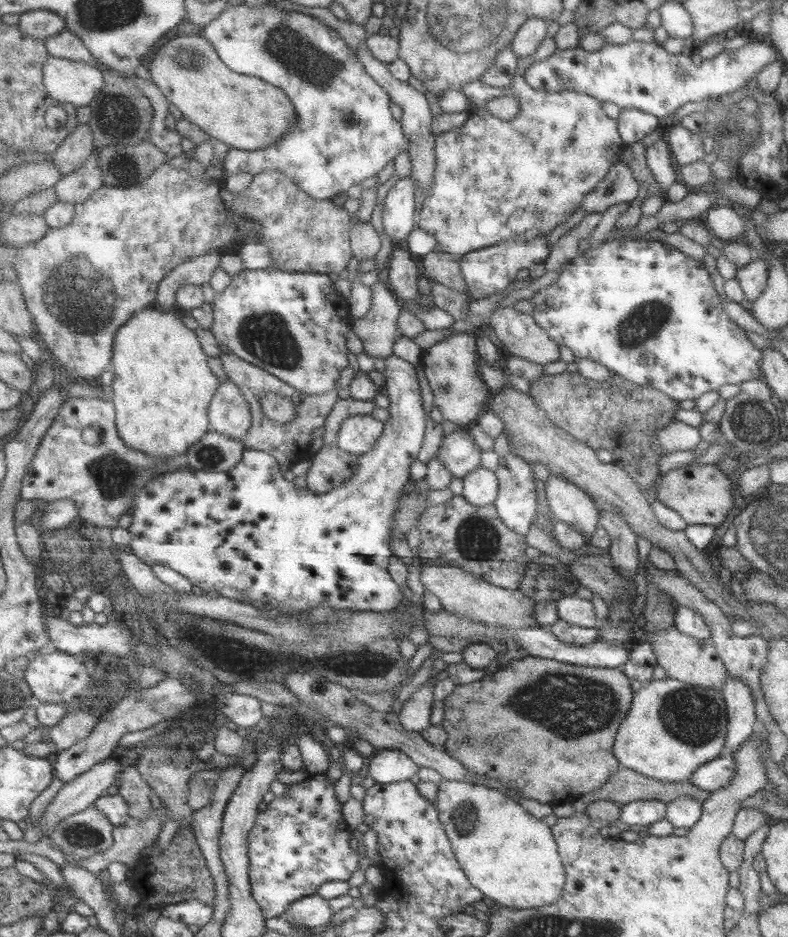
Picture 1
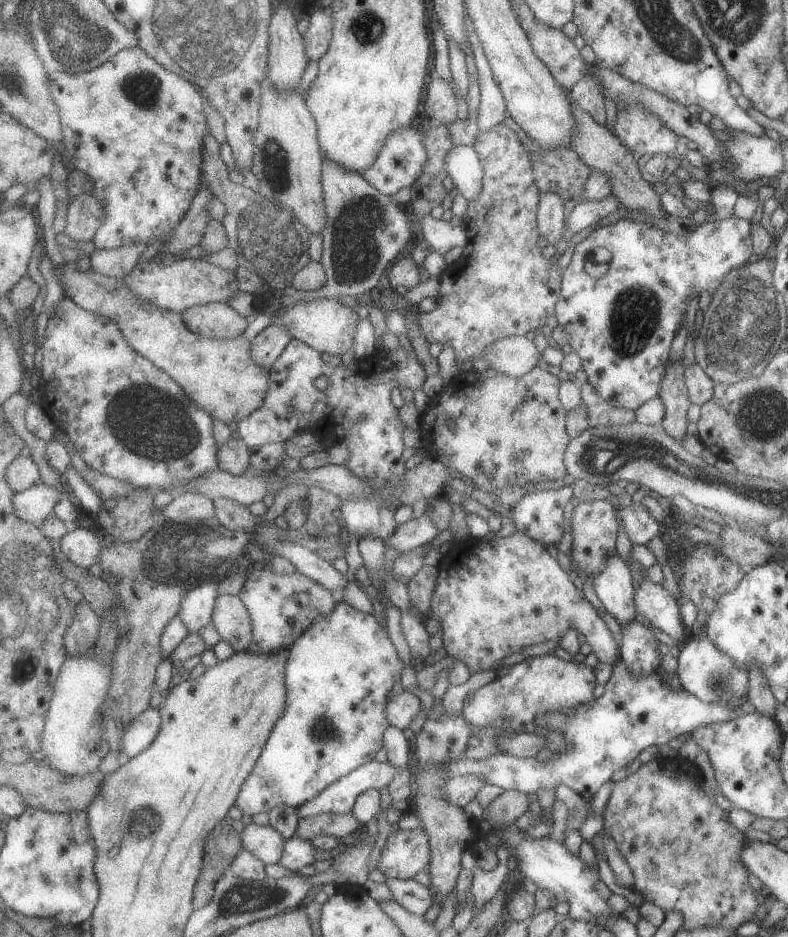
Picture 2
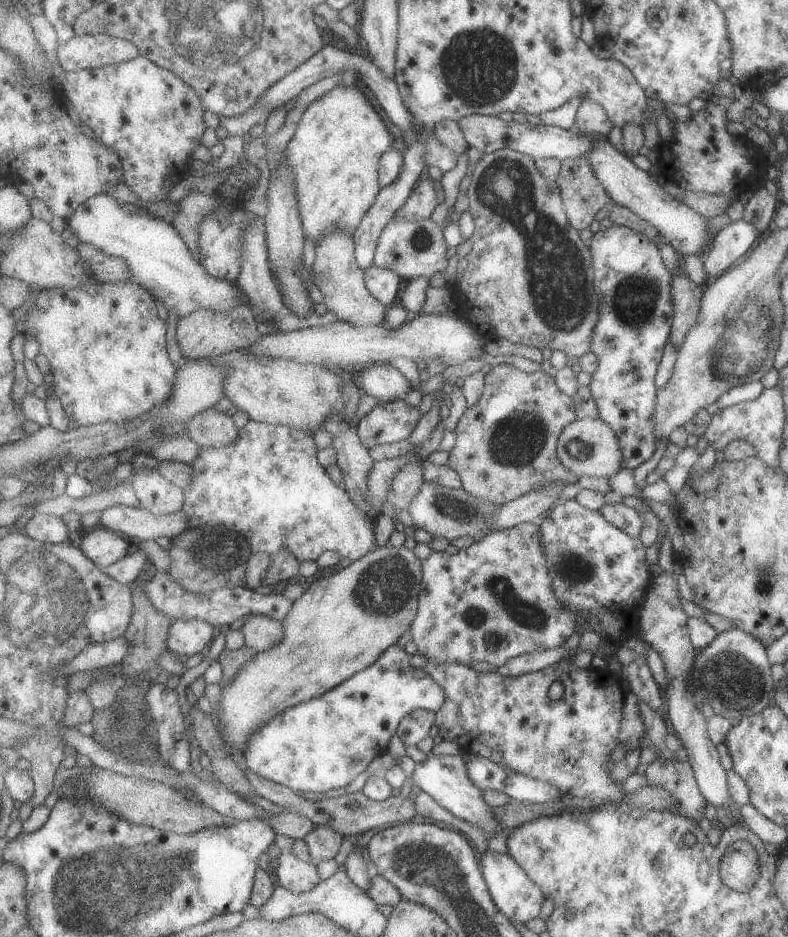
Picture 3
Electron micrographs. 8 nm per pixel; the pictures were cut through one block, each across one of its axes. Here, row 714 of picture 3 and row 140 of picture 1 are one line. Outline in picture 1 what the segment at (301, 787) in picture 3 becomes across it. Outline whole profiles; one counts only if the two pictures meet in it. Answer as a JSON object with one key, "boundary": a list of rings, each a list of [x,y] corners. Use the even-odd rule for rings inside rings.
{"boundary":[[[242,2],[225,8],[219,18],[215,18],[200,33],[217,48],[229,68],[247,76],[258,76],[284,89],[301,118],[301,122],[270,149],[243,151],[228,148],[223,169],[225,177],[243,172],[257,177],[265,172],[281,171],[309,196],[317,200],[333,200],[347,193],[349,188],[361,185],[363,180],[377,176],[401,152],[408,152],[409,138],[405,137],[403,123],[393,115],[392,97],[368,73],[356,50],[347,44],[340,32],[319,18],[275,5],[254,7]]]}

